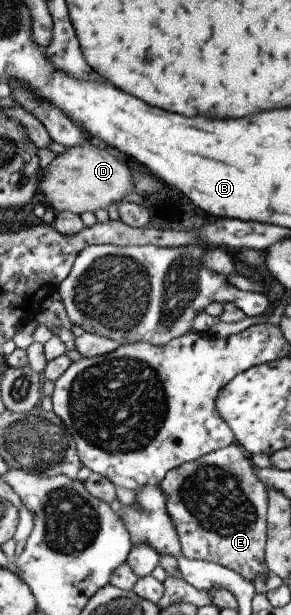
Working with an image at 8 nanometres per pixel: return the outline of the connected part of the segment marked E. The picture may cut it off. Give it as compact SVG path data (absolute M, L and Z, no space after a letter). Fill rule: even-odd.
M234 441L226 447L169 469L158 485L165 494L167 514L173 525L171 531L176 532L181 554L189 560L217 563L235 571L250 583L258 576L263 576L265 581L270 575L263 559L267 489L253 474L251 465L244 449Z

